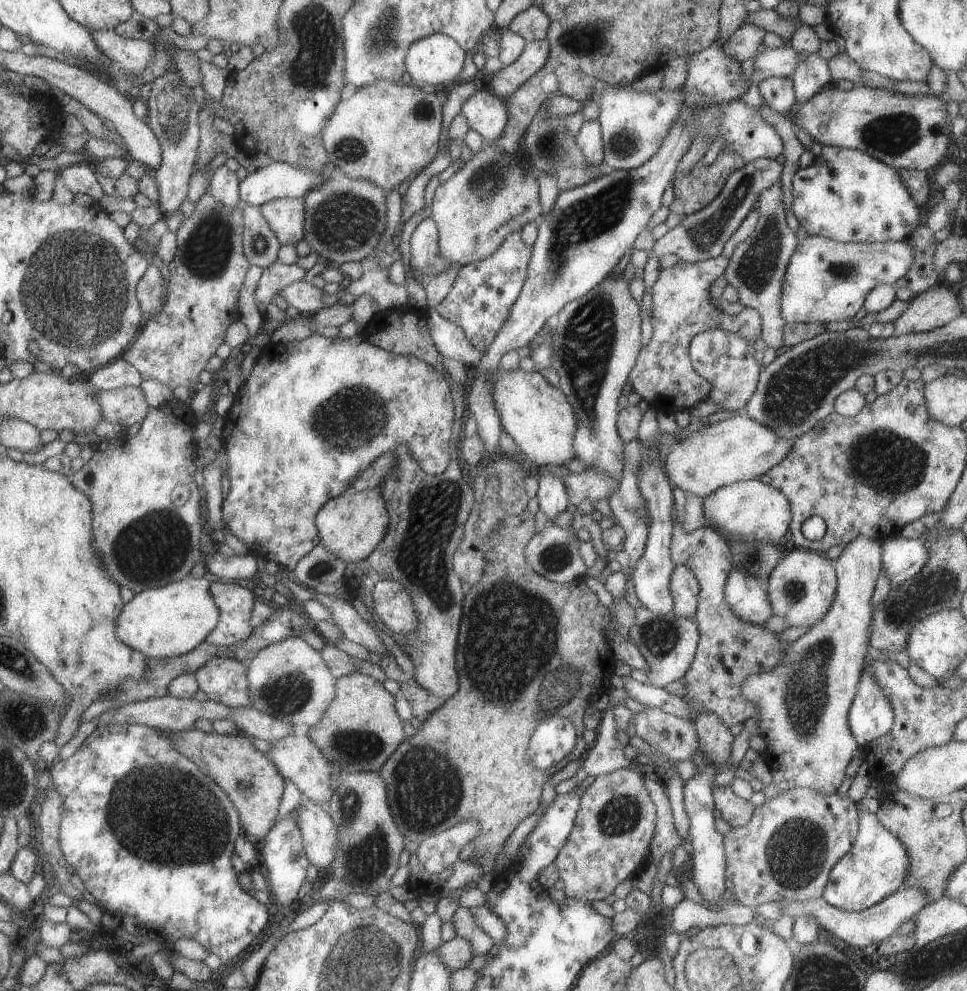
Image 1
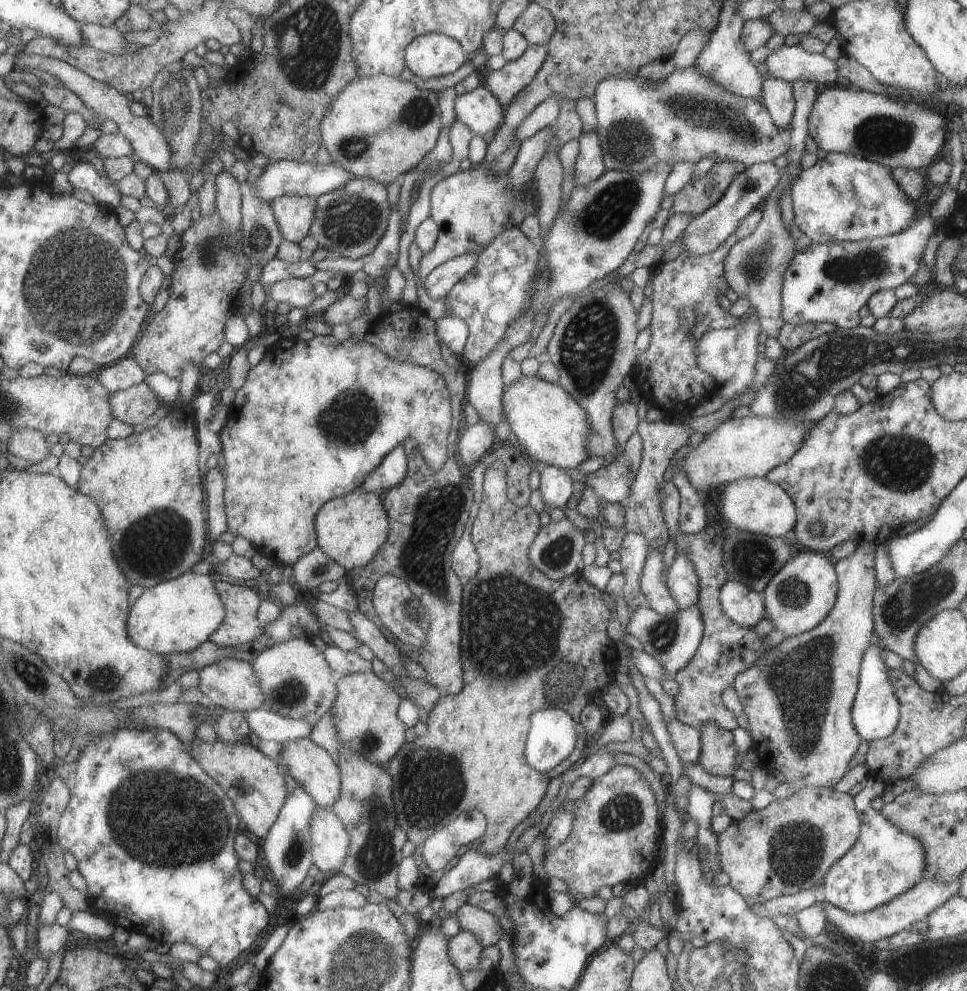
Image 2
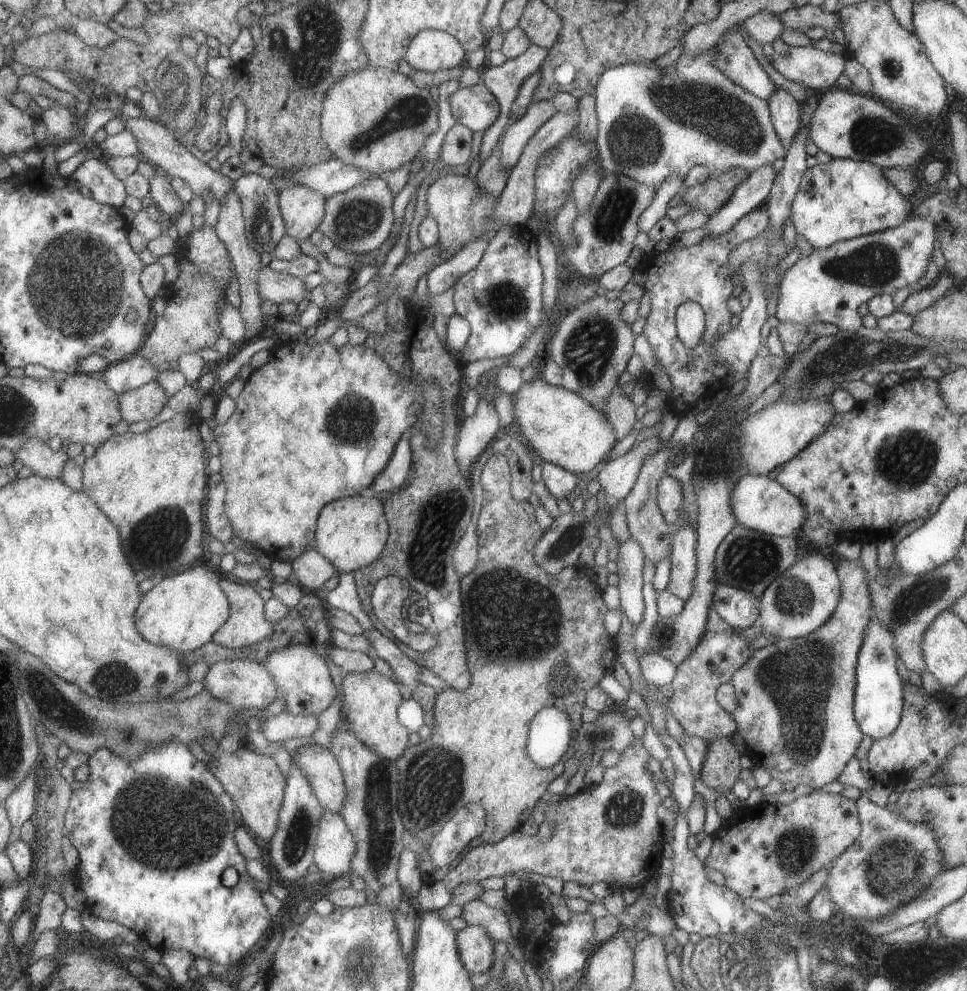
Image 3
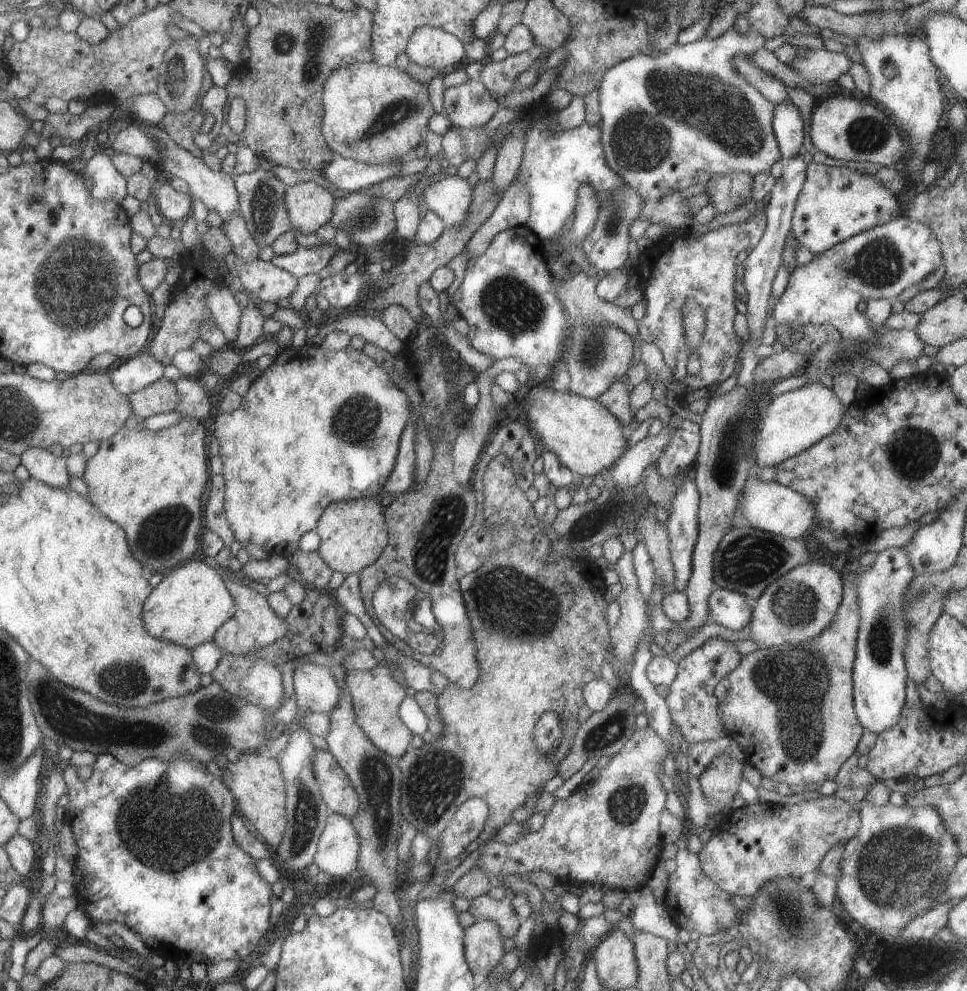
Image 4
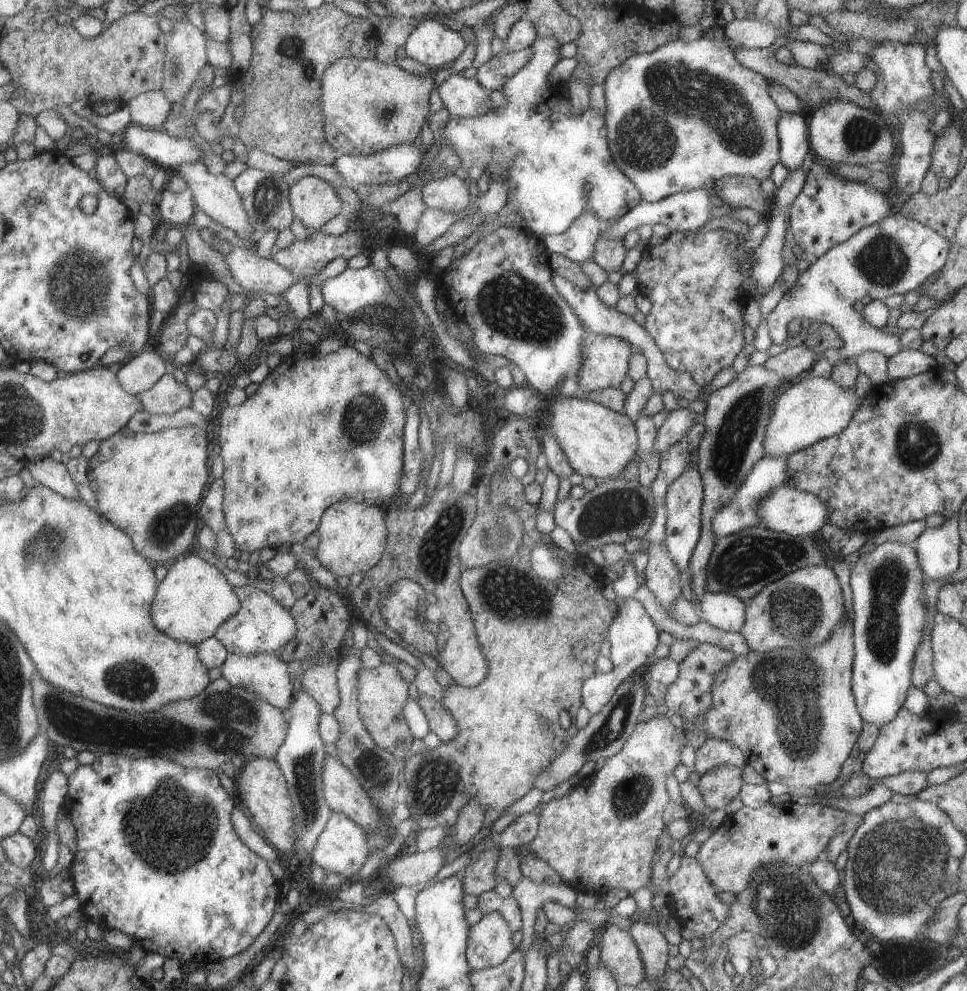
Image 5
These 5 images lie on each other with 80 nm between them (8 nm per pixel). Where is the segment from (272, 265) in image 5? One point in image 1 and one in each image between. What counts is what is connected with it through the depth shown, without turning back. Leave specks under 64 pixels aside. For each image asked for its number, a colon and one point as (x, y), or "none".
1: (303, 296)
2: (298, 293)
3: (278, 288)
4: (267, 283)

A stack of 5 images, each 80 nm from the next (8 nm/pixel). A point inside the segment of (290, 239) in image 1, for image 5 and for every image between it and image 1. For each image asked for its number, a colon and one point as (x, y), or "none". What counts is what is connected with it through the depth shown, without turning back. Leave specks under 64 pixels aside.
2: (293, 214)
3: (301, 208)
4: (309, 206)
5: (313, 202)

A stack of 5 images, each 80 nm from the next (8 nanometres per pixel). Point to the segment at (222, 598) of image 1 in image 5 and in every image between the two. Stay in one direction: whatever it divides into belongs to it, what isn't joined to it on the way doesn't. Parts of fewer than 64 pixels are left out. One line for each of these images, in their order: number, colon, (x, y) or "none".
2: (240, 626)
3: (246, 625)
4: (254, 625)
5: (260, 625)

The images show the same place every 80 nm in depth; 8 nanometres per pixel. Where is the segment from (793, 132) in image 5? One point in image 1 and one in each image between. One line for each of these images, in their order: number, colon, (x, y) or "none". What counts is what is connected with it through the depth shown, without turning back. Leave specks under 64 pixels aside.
1: (777, 93)
2: (778, 100)
3: (784, 111)
4: (787, 125)

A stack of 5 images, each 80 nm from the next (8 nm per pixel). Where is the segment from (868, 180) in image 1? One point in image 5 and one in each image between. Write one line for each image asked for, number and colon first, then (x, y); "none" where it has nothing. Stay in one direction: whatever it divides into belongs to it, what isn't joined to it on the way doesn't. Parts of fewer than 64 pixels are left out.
2: (841, 198)
3: (842, 199)
4: (836, 202)
5: (828, 210)

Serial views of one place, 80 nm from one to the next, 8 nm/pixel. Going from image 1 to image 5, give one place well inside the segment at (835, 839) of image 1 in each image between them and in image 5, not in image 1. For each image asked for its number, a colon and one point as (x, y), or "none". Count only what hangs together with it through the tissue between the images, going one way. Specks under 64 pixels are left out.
2: (788, 846)
3: (764, 850)
4: (749, 846)
5: (773, 833)

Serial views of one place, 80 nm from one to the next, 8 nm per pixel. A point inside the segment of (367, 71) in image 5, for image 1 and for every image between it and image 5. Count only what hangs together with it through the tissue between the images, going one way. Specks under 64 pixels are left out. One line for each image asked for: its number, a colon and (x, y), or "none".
1: (386, 132)
2: (379, 127)
3: (375, 119)
4: (372, 113)

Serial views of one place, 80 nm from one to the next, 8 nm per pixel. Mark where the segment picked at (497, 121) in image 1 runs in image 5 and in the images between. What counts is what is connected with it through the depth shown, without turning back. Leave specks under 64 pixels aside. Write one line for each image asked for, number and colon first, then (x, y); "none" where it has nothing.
2: (479, 110)
3: (475, 107)
4: (468, 105)
5: (462, 97)

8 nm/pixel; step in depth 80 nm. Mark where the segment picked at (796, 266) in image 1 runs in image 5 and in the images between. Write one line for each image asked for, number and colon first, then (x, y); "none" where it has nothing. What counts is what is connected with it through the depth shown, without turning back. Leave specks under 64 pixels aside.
2: (830, 282)
3: (827, 286)
4: (879, 263)
5: (894, 256)

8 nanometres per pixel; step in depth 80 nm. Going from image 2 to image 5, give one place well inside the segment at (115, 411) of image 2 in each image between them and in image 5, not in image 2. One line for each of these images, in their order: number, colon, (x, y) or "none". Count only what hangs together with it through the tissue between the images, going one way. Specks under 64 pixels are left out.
3: (144, 403)
4: (159, 397)
5: (166, 396)

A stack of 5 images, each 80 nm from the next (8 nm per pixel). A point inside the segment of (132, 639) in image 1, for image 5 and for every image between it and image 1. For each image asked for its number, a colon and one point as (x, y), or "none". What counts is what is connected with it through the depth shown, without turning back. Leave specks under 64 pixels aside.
2: (175, 616)
3: (183, 611)
4: (186, 608)
5: (194, 598)

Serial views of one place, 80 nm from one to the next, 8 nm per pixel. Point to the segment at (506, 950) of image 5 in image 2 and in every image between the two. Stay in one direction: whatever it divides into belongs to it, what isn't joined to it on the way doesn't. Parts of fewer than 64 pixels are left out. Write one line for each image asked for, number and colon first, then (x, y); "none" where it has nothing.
2: (464, 950)
3: (475, 947)
4: (483, 943)

